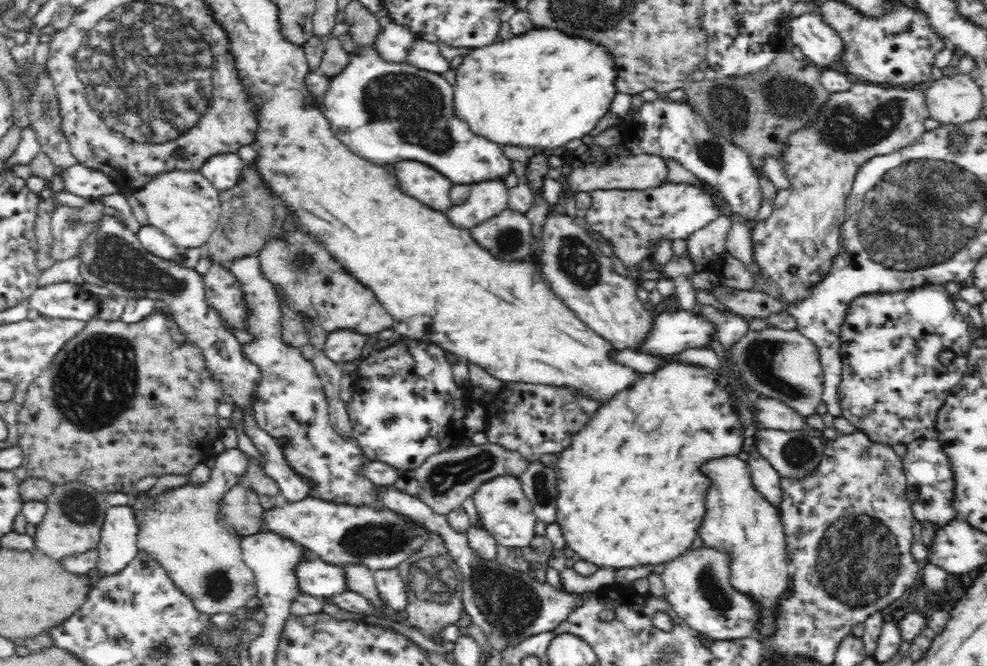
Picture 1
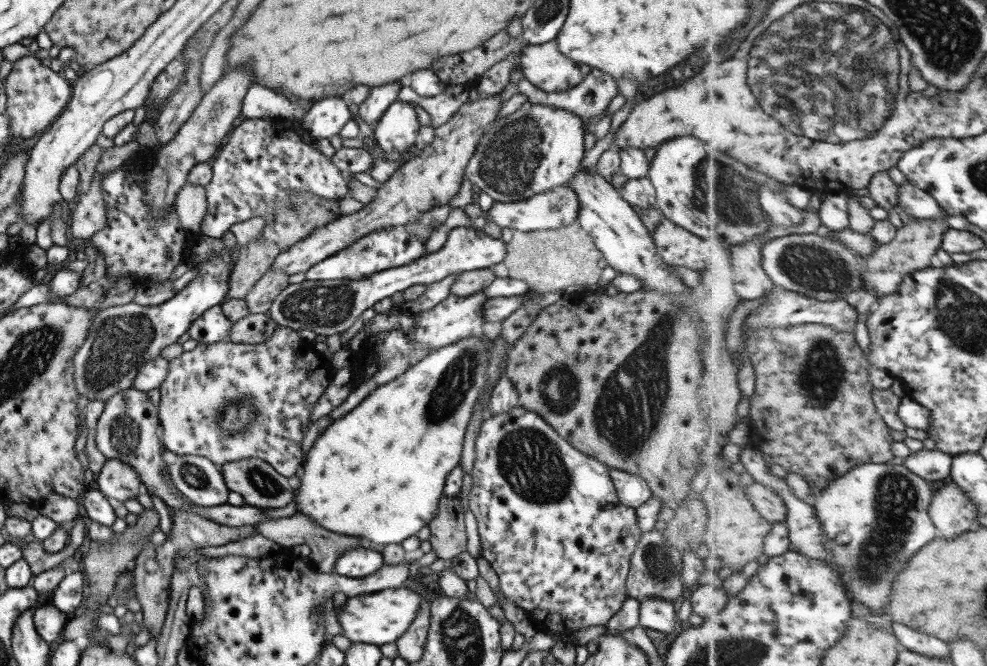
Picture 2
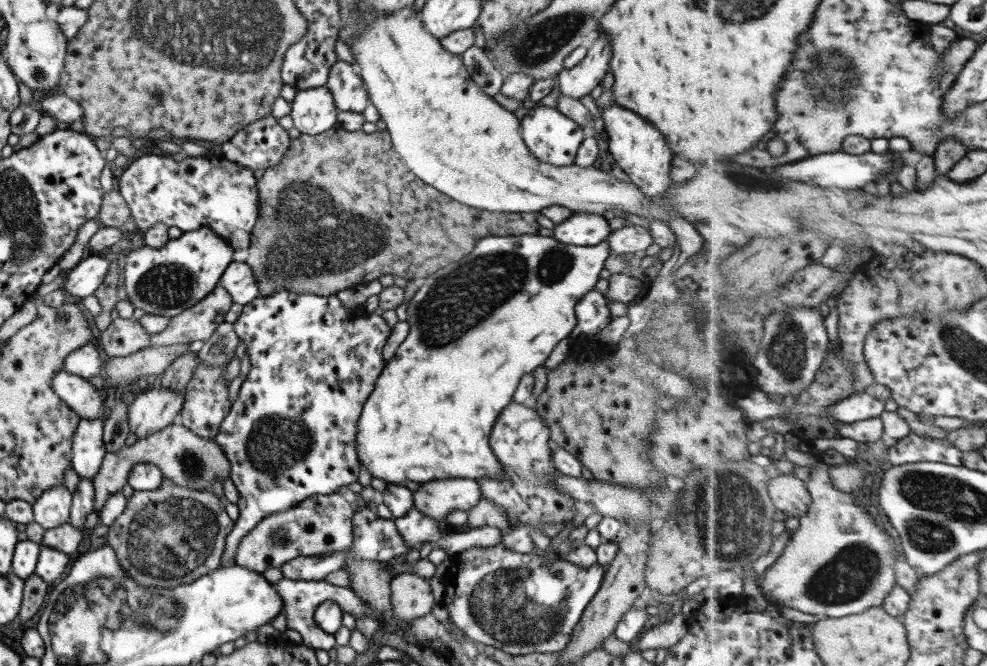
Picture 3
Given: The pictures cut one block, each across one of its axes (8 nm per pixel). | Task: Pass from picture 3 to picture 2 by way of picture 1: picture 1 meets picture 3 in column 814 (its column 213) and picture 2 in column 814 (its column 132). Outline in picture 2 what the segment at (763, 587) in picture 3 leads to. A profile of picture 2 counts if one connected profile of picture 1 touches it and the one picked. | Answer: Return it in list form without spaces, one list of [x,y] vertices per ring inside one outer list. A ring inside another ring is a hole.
[[[868,463],[836,478],[812,500],[828,538],[823,545],[842,570],[842,580],[854,592],[854,600],[864,602],[875,614],[886,614],[894,582],[911,556],[938,537],[929,516],[931,498],[933,488],[929,488],[928,480],[904,464]]]

